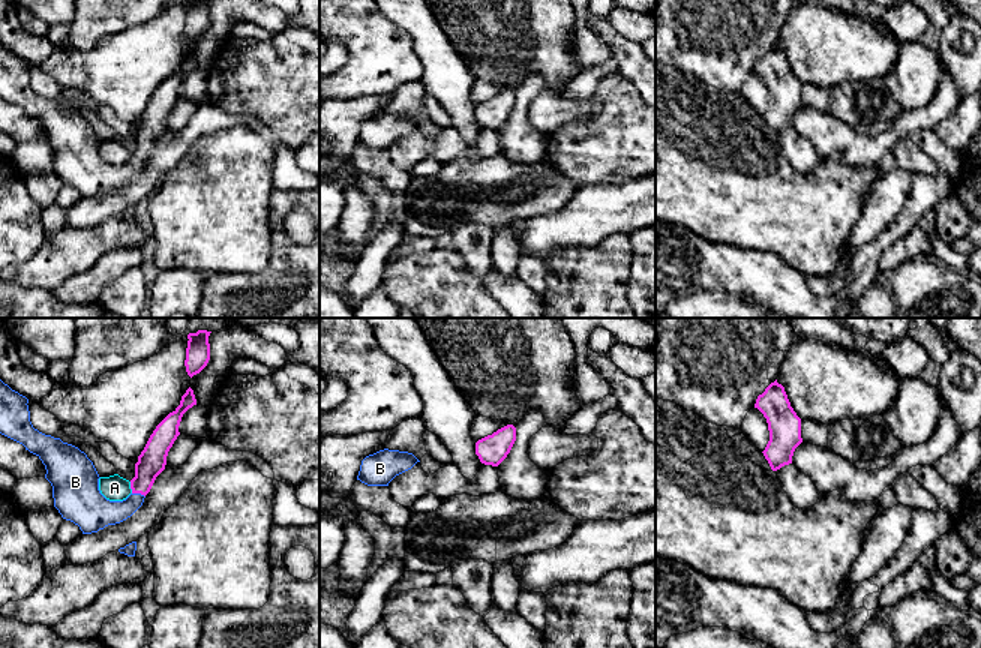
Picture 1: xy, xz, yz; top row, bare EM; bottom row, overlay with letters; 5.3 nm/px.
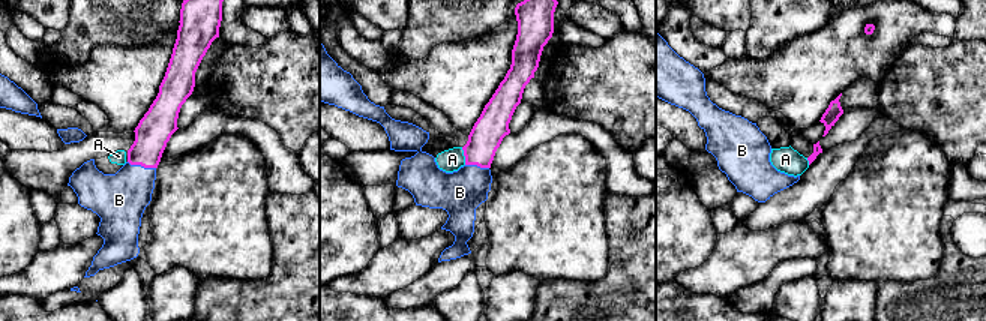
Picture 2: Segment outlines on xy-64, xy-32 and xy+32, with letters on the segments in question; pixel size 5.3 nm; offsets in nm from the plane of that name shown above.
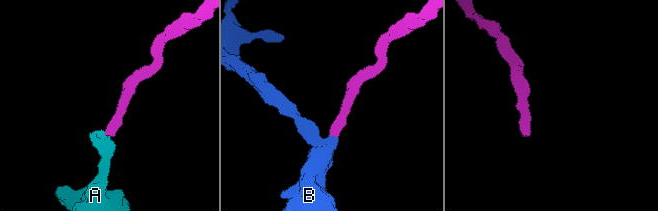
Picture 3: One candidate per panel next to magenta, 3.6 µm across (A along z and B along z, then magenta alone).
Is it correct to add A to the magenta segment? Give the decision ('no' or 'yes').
no

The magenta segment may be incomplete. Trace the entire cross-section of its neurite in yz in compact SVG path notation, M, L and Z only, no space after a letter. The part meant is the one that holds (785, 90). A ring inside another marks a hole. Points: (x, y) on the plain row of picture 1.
M771 46L762 58L758 60L758 72L768 87L770 105L762 116L772 135L792 128L795 112L802 106L801 82L796 80L784 51Z

